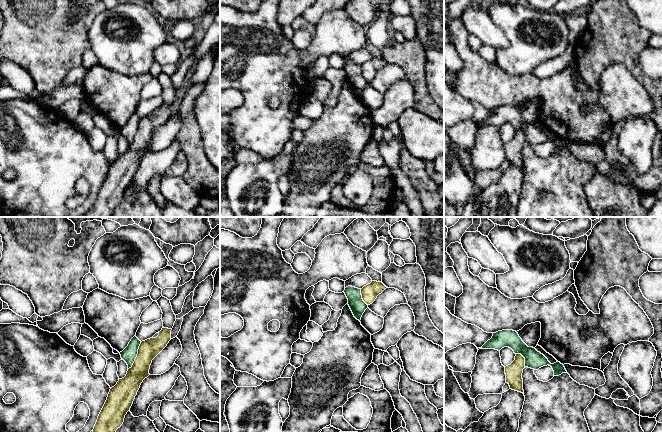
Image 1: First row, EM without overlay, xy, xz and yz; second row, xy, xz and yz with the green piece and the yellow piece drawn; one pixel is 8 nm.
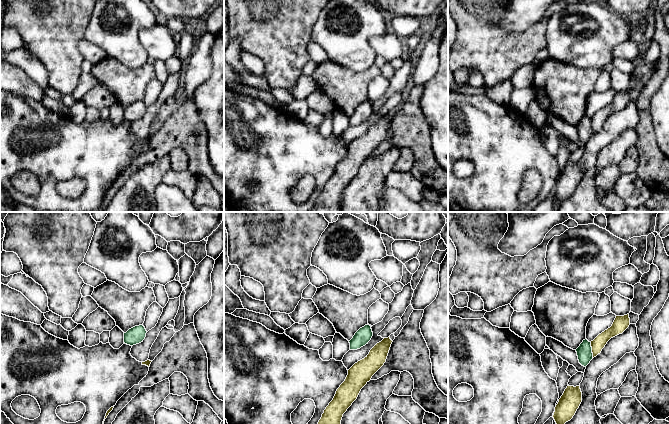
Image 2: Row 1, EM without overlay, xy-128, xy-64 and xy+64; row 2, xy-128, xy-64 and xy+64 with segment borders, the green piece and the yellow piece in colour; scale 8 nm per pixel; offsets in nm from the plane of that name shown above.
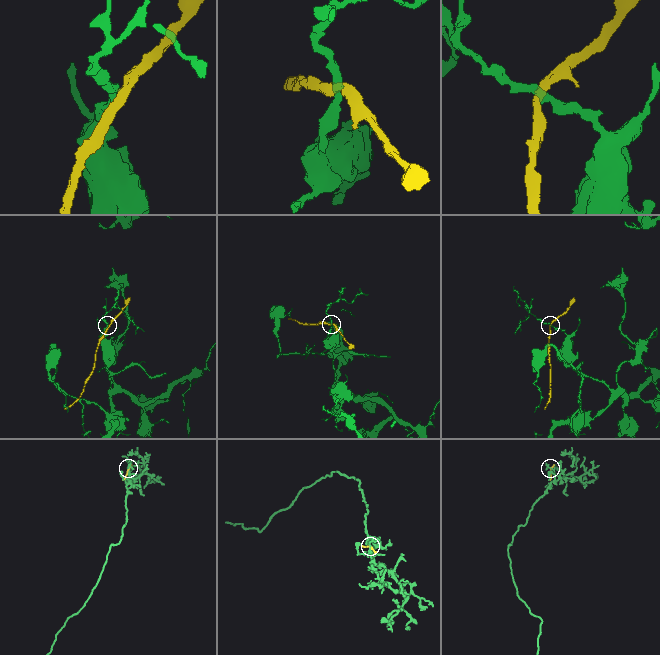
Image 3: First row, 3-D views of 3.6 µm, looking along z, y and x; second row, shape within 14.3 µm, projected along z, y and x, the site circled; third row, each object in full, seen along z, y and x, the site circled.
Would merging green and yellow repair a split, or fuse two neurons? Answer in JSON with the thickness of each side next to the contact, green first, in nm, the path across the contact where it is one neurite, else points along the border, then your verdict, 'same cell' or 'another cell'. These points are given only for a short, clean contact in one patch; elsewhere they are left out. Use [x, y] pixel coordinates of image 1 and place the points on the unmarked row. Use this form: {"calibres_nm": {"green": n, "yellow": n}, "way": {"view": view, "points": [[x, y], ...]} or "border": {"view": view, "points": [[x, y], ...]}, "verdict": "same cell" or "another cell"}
{"calibres_nm": {"green": 120, "yellow": 160}, "border": {"view": "xy", "points": [[141, 118], [137, 132], [128, 145]]}, "verdict": "another cell"}

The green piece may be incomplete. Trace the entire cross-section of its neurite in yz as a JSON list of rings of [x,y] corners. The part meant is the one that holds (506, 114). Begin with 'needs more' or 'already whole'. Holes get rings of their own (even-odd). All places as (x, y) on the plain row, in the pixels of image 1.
already whole | [[[502,106],[493,109],[493,112],[479,125],[495,125],[500,127],[504,123],[511,124],[515,130],[521,130],[525,134],[525,143],[538,146],[543,142],[551,142],[554,152],[567,149],[565,143],[560,138],[551,140],[548,135],[533,123],[528,123],[518,109],[513,106]]]

